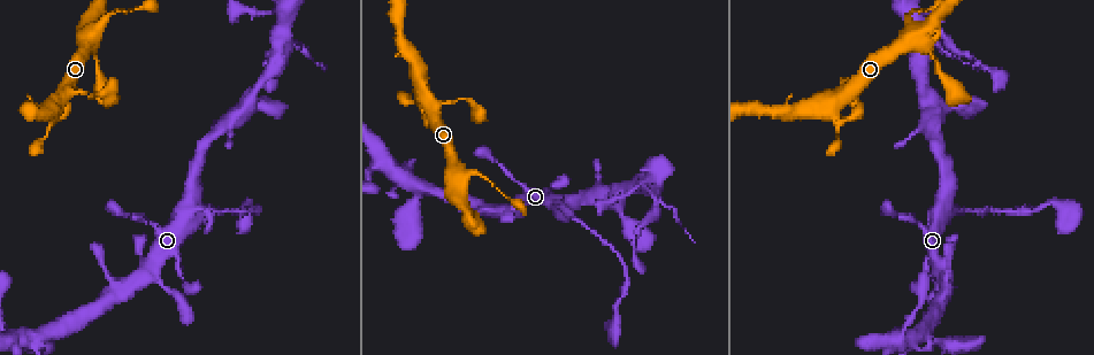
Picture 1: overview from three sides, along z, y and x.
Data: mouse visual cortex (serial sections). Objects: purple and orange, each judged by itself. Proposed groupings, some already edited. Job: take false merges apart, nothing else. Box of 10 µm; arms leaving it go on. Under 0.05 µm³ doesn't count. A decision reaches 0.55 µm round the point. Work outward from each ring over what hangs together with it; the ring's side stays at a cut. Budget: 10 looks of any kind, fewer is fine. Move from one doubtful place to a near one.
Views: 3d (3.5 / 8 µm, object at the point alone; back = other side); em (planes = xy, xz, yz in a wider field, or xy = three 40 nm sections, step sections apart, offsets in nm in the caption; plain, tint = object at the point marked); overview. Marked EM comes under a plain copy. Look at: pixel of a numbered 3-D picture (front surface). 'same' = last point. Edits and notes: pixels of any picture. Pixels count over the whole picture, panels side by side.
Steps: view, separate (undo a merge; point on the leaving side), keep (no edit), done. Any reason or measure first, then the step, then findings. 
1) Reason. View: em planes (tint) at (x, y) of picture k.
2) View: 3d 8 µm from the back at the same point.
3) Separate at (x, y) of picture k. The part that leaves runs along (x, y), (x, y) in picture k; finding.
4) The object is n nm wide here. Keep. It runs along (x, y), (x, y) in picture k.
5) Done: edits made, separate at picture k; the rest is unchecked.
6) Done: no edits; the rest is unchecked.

Four-way junction. View: 3d 3.5 µm from the back at (428, 109) of picture 1.

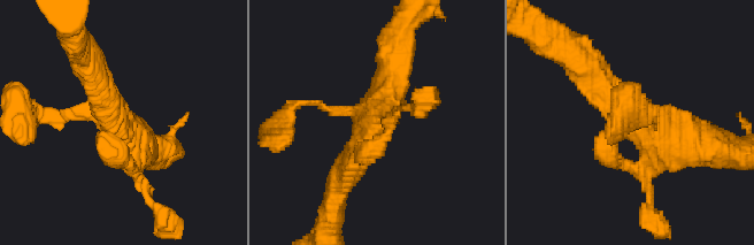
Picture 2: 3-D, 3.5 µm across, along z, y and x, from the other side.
View: em xy step 3 (tint) at (371, 119) of picture 2.

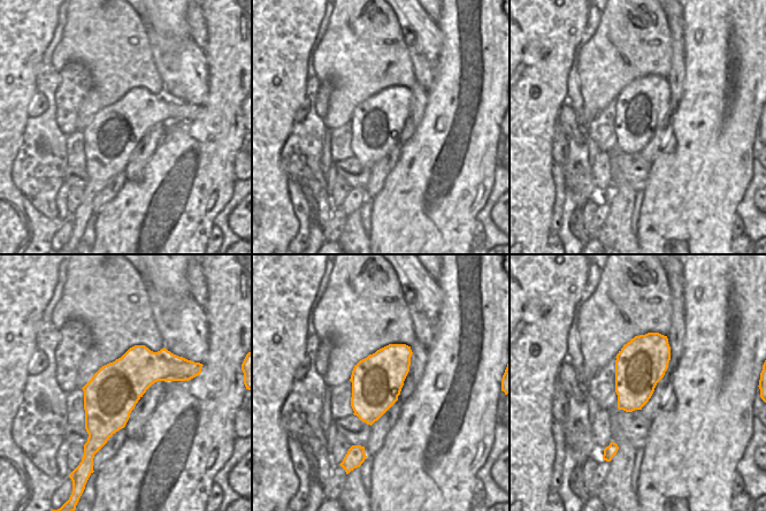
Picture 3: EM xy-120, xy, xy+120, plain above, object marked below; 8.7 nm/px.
Keep. It runs along (587, 69), (661, 139), (695, 146) in picture 2; continuous, no second cell.

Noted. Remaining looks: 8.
Three-way junction. View: 3d 8 µm at (940, 212) of picture 1.

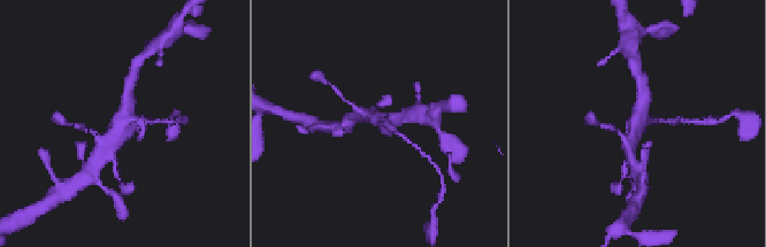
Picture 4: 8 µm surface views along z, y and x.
View: em xy step 1 (tint) at the same point.

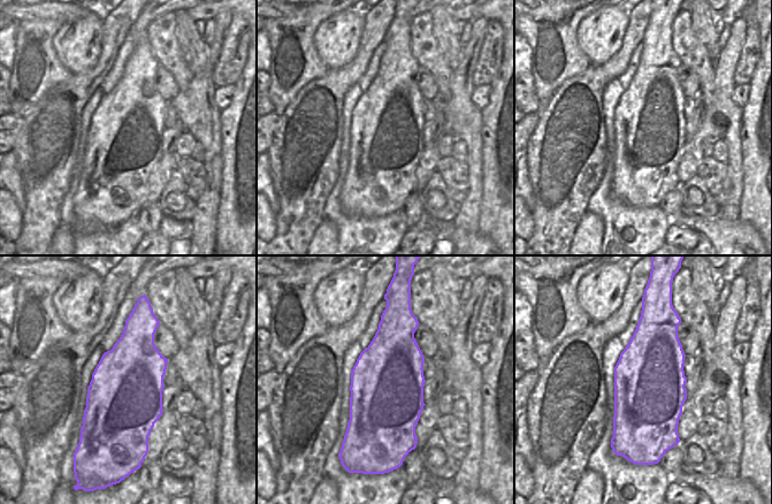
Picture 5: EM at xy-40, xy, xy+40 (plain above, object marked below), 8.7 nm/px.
Keep. It runs along (105, 146), (121, 131), (130, 87) in picture 4; one cell here.

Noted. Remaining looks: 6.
Thin neck. View: 3d 3.5 µm at (921, 42) of picture 1.

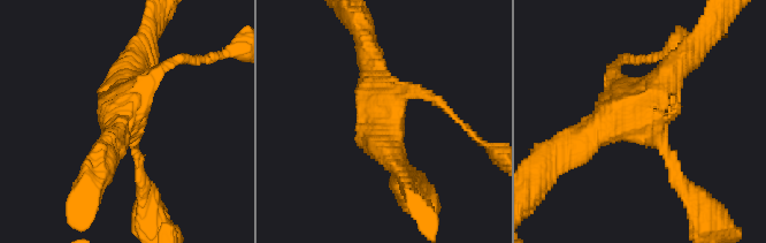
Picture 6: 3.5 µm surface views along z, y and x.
View: em xy step 5 (tint) at (132, 121) of picture 6.

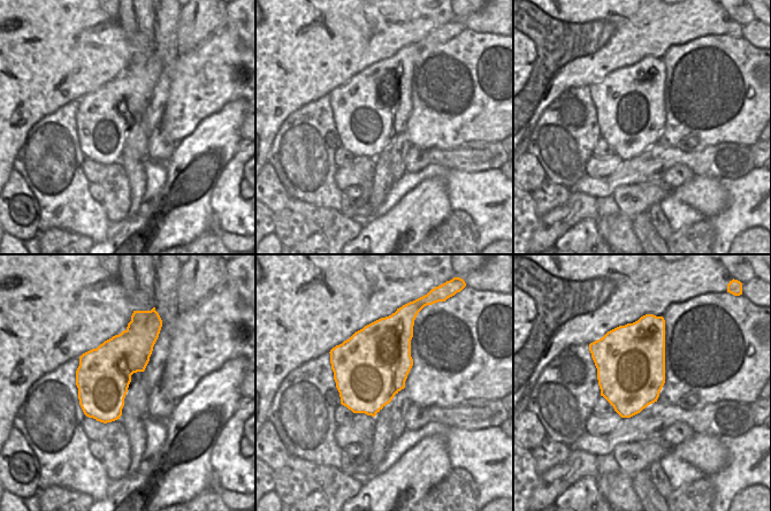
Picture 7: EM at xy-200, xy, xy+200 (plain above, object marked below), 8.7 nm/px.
Cut it another way. View: em planes (tint) at the same point.

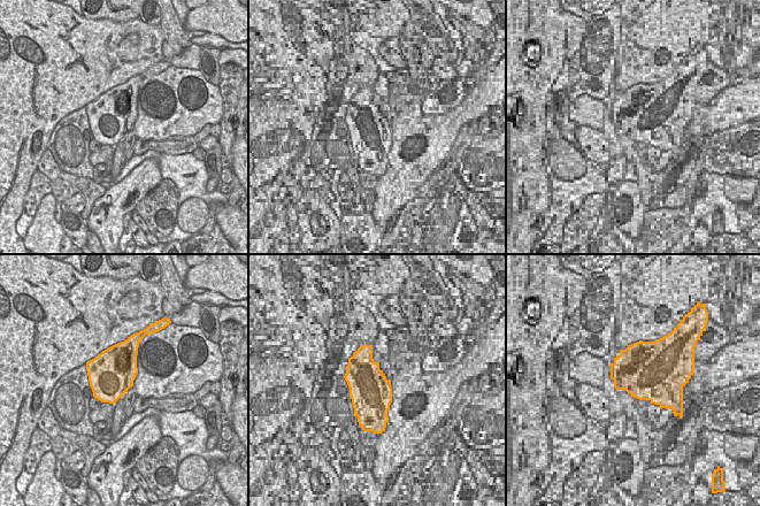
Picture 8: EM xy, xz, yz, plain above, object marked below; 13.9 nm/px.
Keep. It runs along (364, 45), (396, 151) in picture 6; all the same cell.

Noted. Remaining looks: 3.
Small branch off a trunk. View: 3d 3.5 µm at (283, 31) of picture 1.

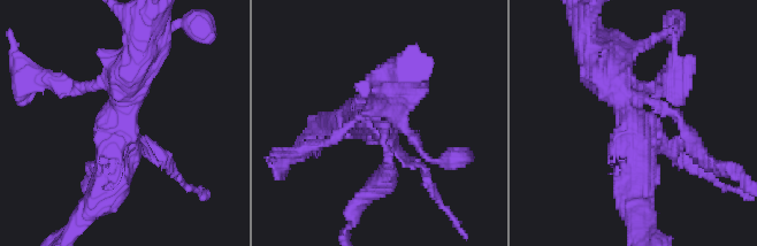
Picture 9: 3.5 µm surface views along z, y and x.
Now the EM. View: em planes (tint) at (642, 129) of picture 9.

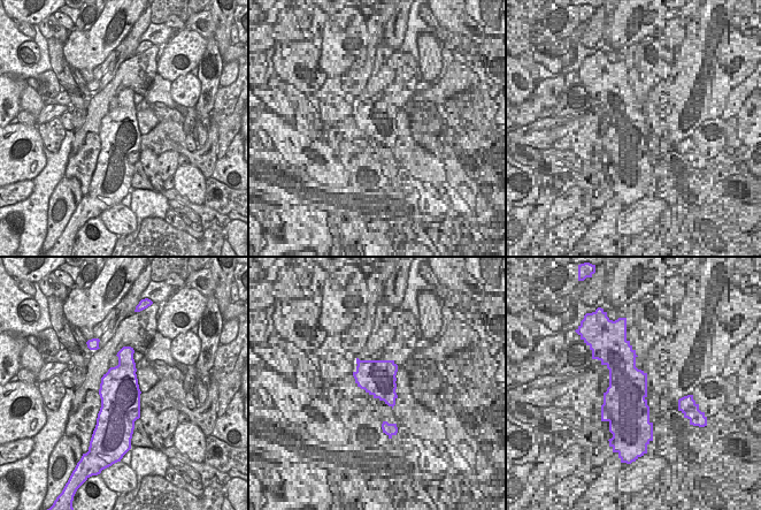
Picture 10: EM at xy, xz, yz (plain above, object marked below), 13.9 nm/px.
Cut it another way. View: em xy step 5 (tint) at the same point.

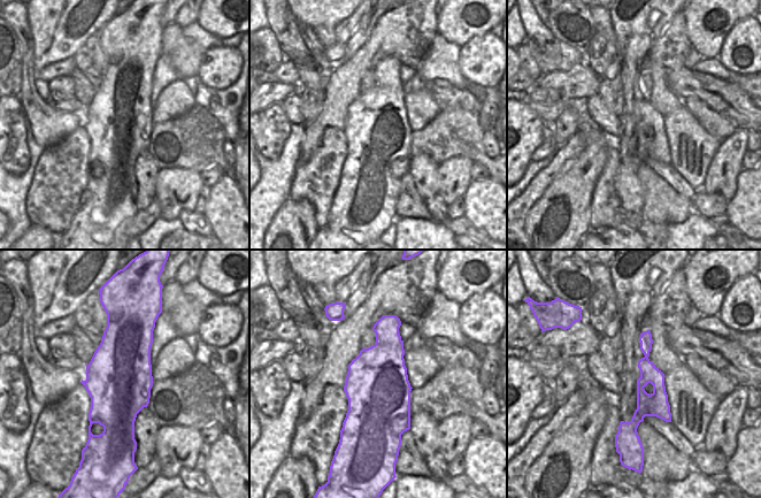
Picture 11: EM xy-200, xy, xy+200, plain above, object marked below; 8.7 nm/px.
Keep. It runs along (647, 334), (647, 405), (633, 435) in picture 11; one cell here.

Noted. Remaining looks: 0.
Done: no edits; the rest is unchecked.

